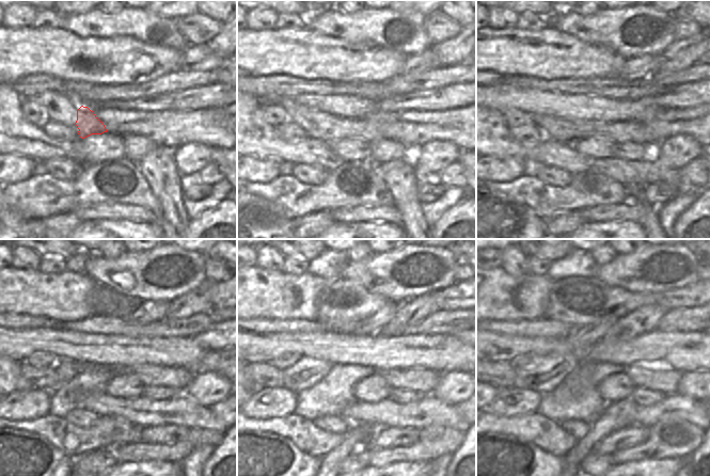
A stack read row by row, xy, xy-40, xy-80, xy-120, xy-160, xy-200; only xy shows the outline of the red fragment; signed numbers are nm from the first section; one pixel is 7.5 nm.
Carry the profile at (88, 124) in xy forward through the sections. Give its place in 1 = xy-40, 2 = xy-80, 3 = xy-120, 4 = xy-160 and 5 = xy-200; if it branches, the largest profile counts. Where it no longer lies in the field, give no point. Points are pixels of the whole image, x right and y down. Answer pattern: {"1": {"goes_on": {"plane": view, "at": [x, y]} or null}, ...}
{"1": {"goes_on": {"plane": "xy-40", "at": [331, 128]}}, "2": {"goes_on": {"plane": "xy-80", "at": [568, 130]}}, "3": {"goes_on": {"plane": "xy-120", "at": [176, 378]}}, "4": {"goes_on": {"plane": "xy-160", "at": [422, 381]}}, "5": {"goes_on": {"plane": "xy-200", "at": [658, 376]}}}

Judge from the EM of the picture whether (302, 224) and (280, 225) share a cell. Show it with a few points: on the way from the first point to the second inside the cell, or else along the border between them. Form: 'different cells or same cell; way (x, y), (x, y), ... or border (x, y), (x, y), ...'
different cells; border (292, 220), (293, 227)

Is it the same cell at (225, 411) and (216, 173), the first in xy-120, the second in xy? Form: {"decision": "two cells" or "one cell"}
{"decision": "one cell"}

